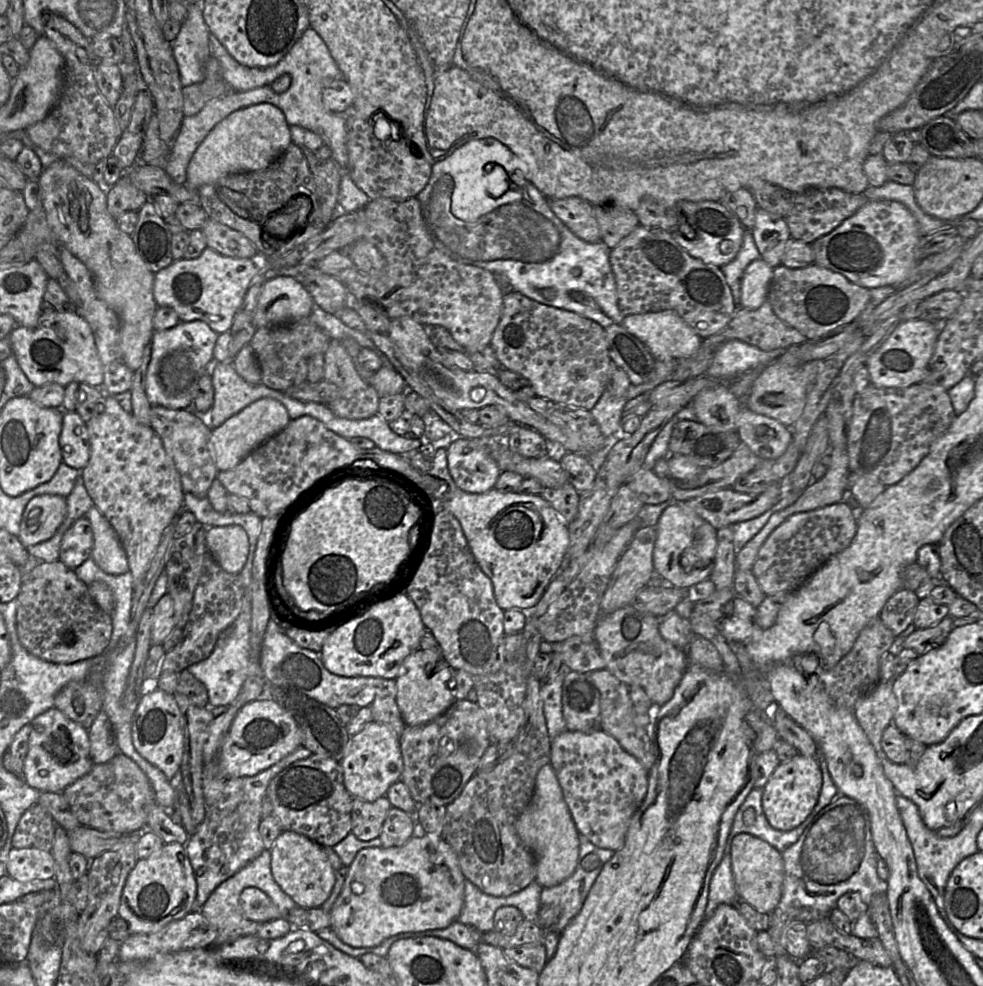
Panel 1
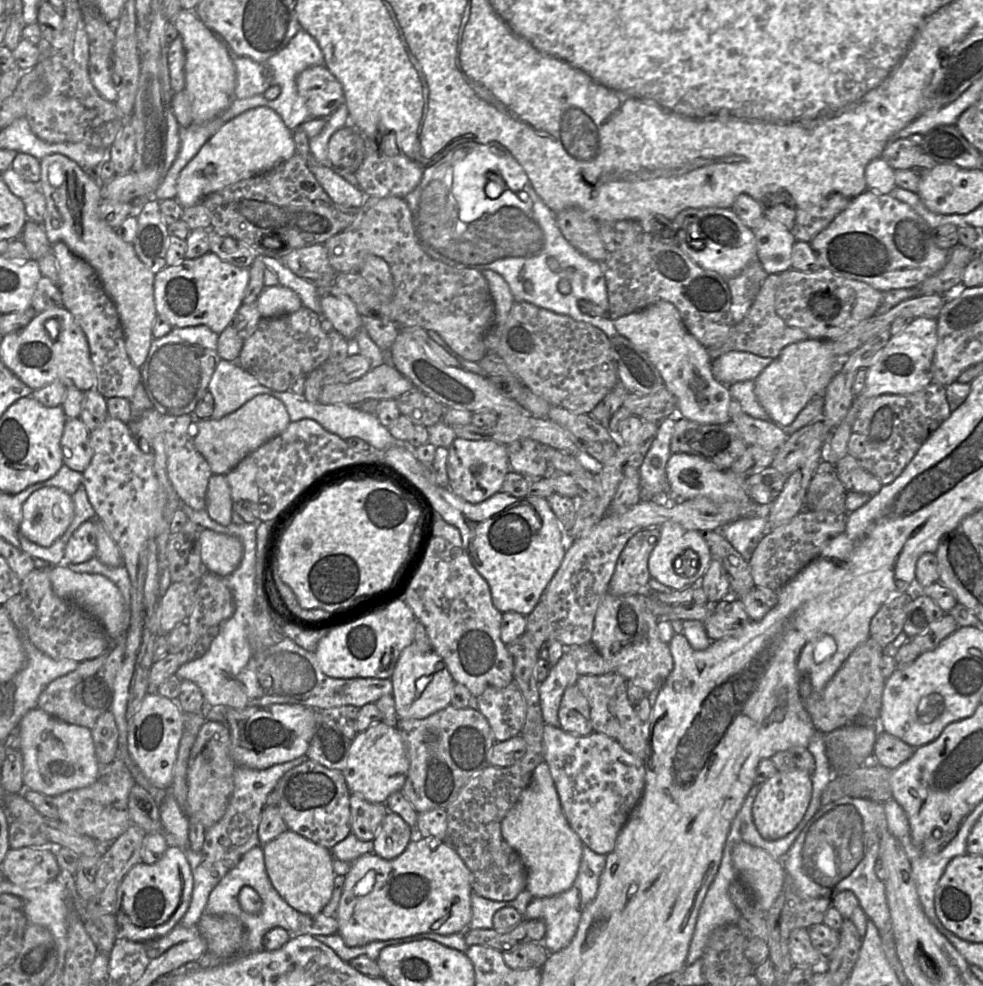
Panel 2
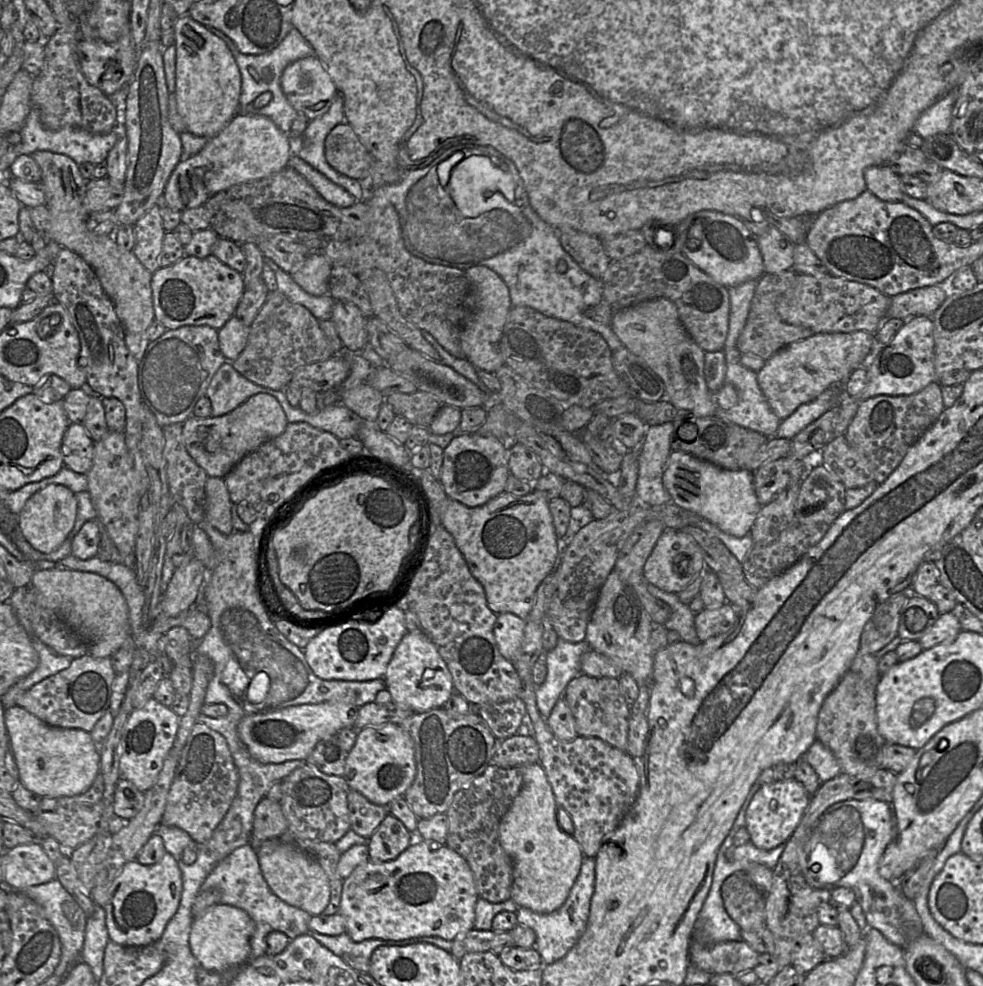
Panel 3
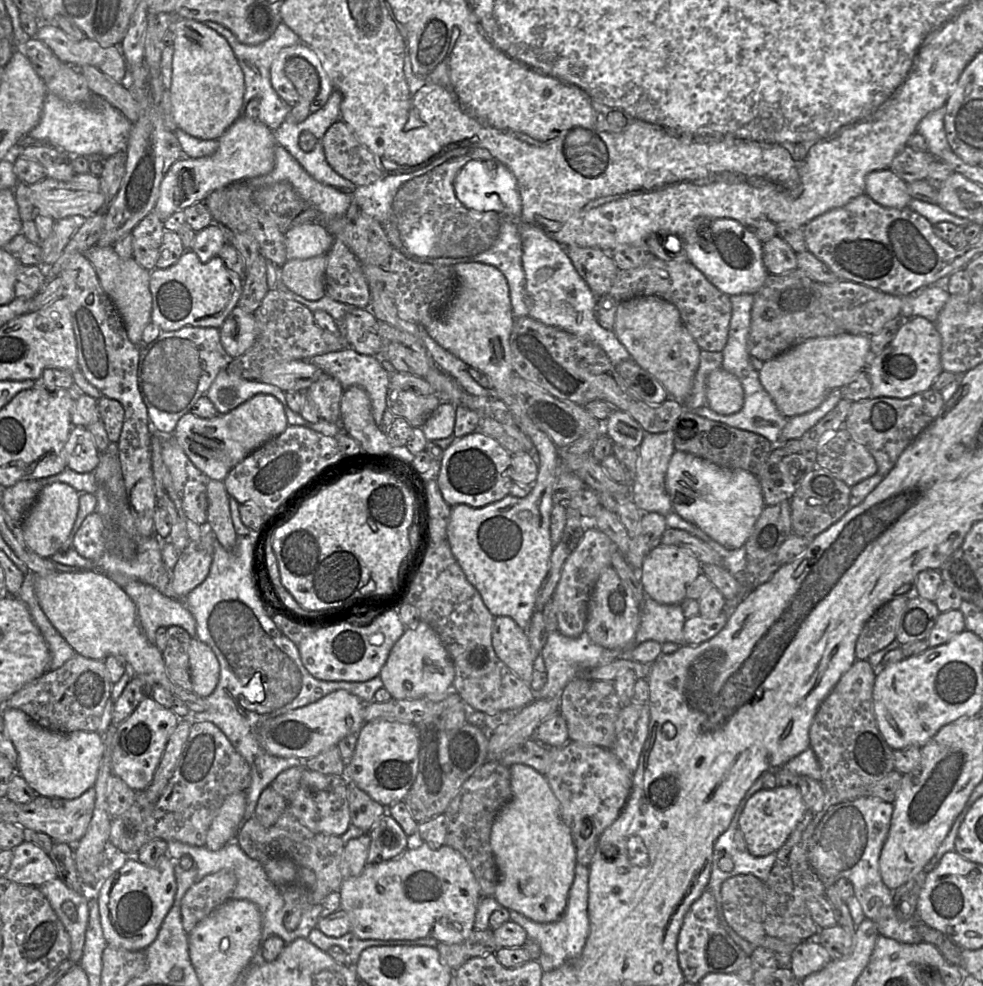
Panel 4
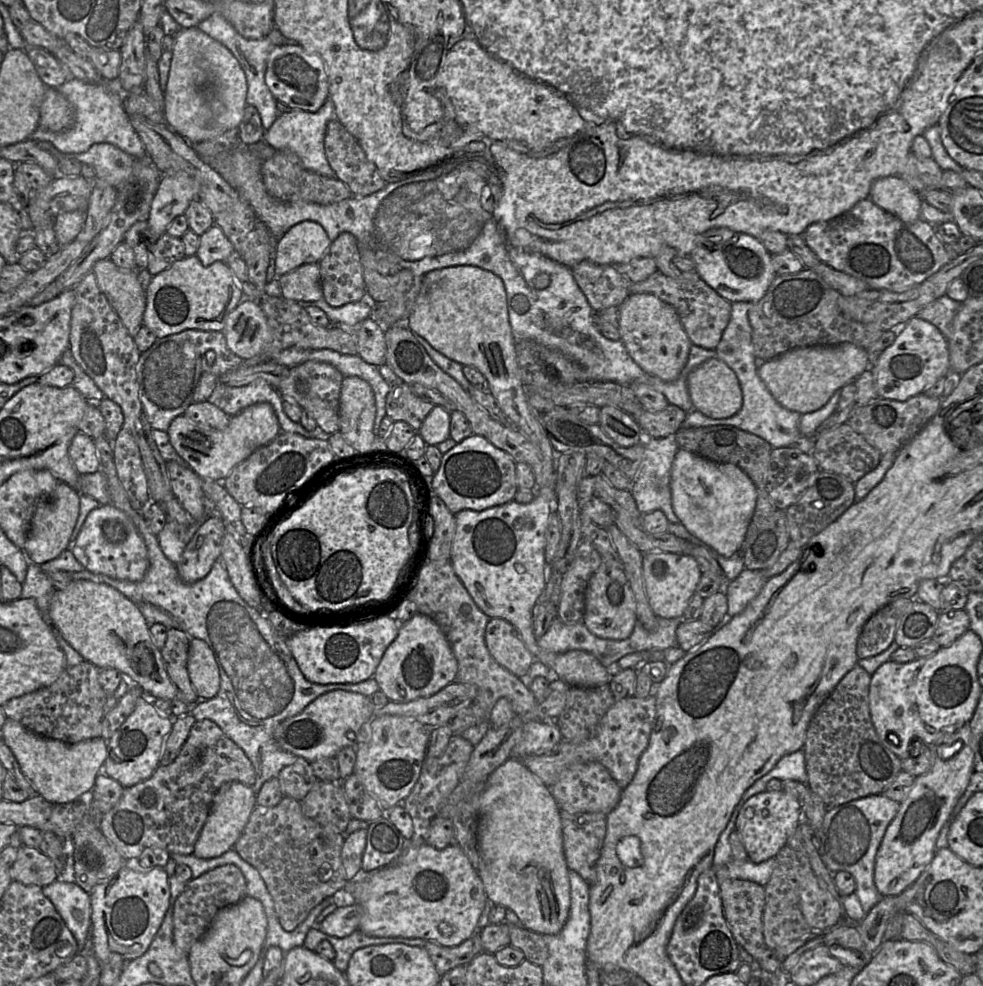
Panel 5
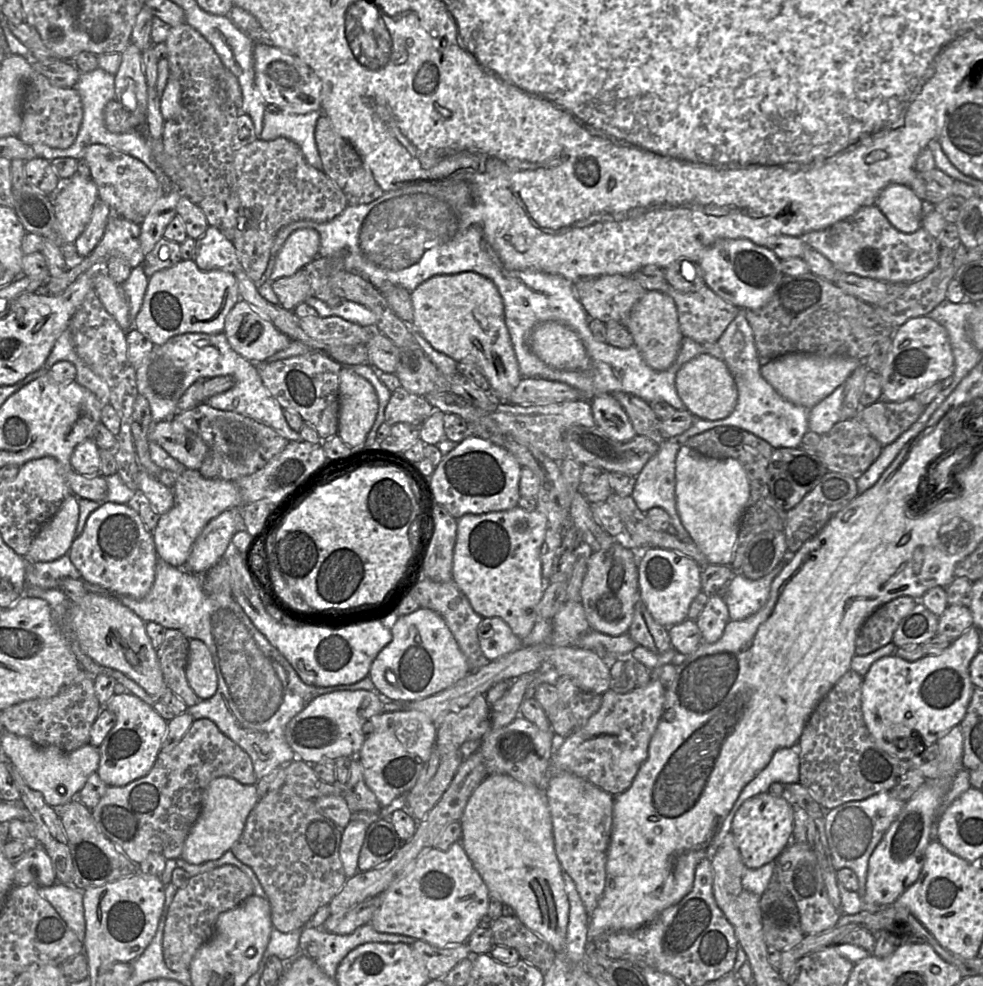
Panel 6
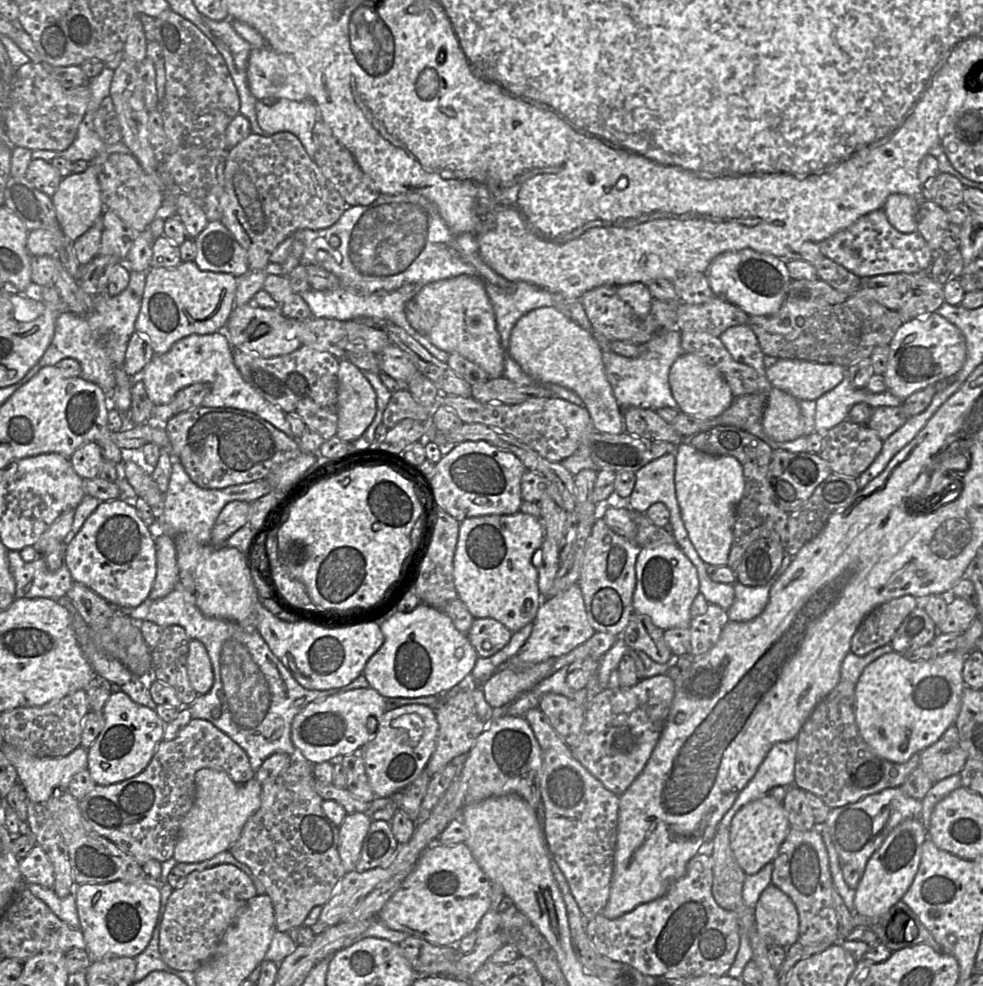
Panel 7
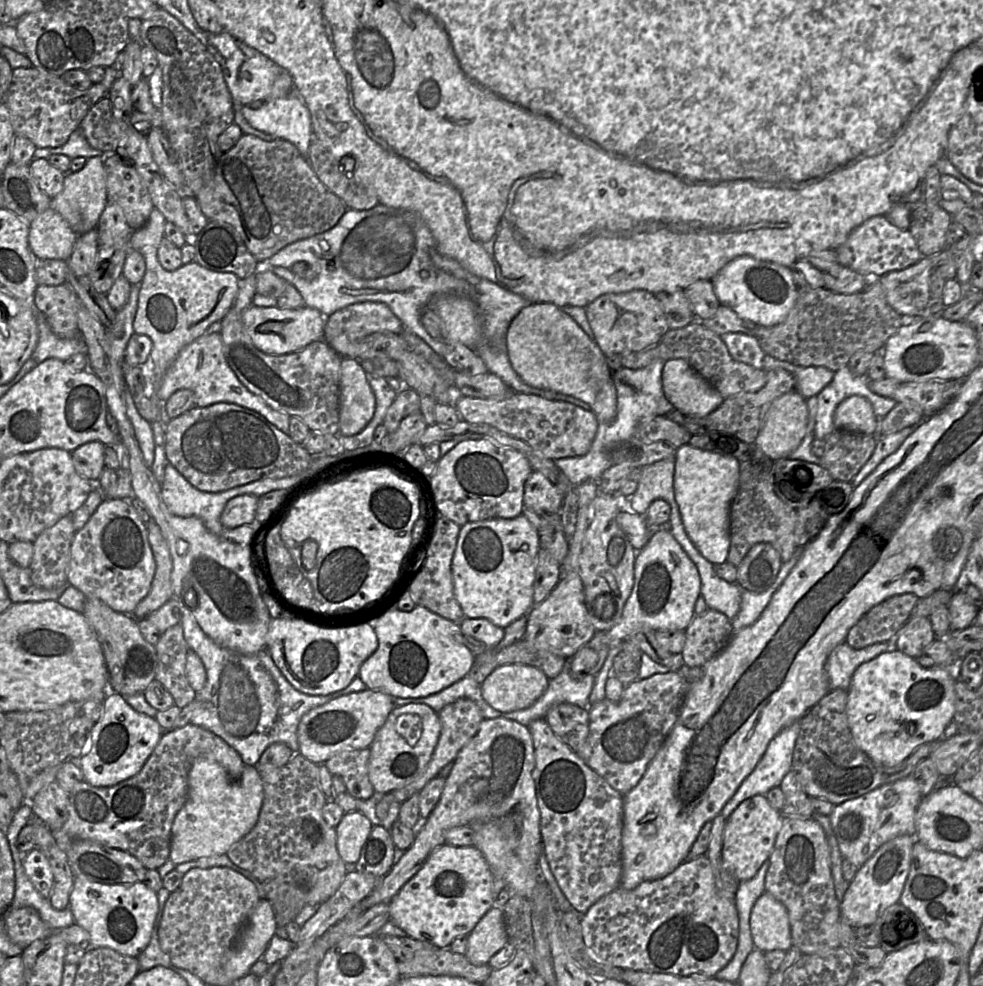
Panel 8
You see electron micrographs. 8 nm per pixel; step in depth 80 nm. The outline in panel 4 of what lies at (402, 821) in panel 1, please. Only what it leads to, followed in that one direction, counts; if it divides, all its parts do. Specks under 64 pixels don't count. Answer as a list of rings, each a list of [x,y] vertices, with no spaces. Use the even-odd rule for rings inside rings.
[[[389,814],[383,815],[366,834],[370,836],[367,866],[392,860],[407,849],[408,836]]]

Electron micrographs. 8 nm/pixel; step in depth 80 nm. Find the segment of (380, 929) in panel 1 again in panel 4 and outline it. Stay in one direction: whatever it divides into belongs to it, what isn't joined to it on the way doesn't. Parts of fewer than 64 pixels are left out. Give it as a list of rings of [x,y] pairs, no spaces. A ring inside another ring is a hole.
[[[427,842],[416,849],[406,849],[400,856],[376,865],[366,866],[363,872],[353,878],[344,879],[339,893],[340,909],[344,910],[351,923],[351,932],[362,940],[415,940],[433,938],[444,944],[458,944],[463,942],[472,933],[480,900],[482,899],[479,884],[464,856],[450,846],[443,845],[438,850],[433,850]]]

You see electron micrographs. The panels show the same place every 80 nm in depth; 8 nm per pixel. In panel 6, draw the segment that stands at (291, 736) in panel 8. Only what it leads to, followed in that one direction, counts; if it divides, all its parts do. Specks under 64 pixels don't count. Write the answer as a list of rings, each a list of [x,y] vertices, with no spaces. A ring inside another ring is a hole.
[[[159,557],[154,583],[143,598],[136,599],[127,595],[117,595],[112,600],[116,600],[131,609],[146,623],[156,622],[166,629],[177,629],[189,640],[198,639],[205,643],[212,655],[217,672],[217,691],[211,698],[203,699],[188,707],[187,711],[194,719],[207,718],[212,720],[226,736],[238,744],[251,758],[257,780],[269,774],[275,768],[285,766],[296,759],[296,753],[286,739],[286,726],[312,700],[336,691],[375,691],[374,683],[368,676],[354,684],[330,687],[318,687],[304,683],[287,659],[252,624],[232,596],[225,594],[208,595],[203,590],[203,575],[173,567]]]

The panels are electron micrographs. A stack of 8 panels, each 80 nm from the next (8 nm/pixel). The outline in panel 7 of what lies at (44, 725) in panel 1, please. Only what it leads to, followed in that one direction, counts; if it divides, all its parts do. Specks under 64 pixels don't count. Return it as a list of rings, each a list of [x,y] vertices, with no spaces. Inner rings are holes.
[[[6,742],[3,743],[1,750],[15,767],[19,782],[23,785],[28,799],[37,803],[46,802],[52,796],[55,788],[67,790],[72,776],[87,769],[88,765],[88,749],[81,746],[61,757],[36,757]]]

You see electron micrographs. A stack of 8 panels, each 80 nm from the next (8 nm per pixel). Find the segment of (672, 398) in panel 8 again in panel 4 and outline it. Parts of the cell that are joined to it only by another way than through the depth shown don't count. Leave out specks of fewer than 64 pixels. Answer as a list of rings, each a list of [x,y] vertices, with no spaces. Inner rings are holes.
[[[722,367],[712,371],[706,385],[707,406],[718,414],[738,412],[744,403],[744,392],[739,379]]]

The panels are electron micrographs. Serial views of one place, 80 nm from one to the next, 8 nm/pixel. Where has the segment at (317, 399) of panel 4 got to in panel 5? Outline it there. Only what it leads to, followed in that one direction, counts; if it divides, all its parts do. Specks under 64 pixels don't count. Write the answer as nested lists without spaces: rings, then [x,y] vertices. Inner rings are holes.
[[[307,361],[289,368],[288,376],[276,388],[282,399],[294,399],[326,434],[339,431],[340,390],[344,378],[341,372],[328,363],[318,361]]]

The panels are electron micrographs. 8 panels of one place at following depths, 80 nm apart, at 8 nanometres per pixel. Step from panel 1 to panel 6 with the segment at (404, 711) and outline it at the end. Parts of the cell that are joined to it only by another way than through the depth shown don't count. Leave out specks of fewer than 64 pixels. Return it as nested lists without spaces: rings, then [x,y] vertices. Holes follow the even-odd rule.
[[[420,607],[411,614],[399,616],[394,626],[391,629],[391,633],[392,633],[391,642],[379,652],[379,654],[374,659],[370,667],[368,677],[370,677],[372,682],[374,683],[376,693],[381,693],[393,701],[413,702],[419,699],[433,696],[443,691],[444,689],[449,688],[450,686],[455,684],[457,681],[463,679],[466,675],[468,675],[471,672],[466,657],[460,650],[458,643],[456,642],[453,634],[448,628],[445,620],[439,614],[430,609]]]

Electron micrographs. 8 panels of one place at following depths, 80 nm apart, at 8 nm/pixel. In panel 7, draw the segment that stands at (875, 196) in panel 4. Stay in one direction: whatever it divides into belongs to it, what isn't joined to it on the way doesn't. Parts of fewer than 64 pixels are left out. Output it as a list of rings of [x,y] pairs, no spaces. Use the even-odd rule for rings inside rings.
[[[900,193],[890,194],[883,206],[888,222],[901,233],[916,231],[920,199]]]

